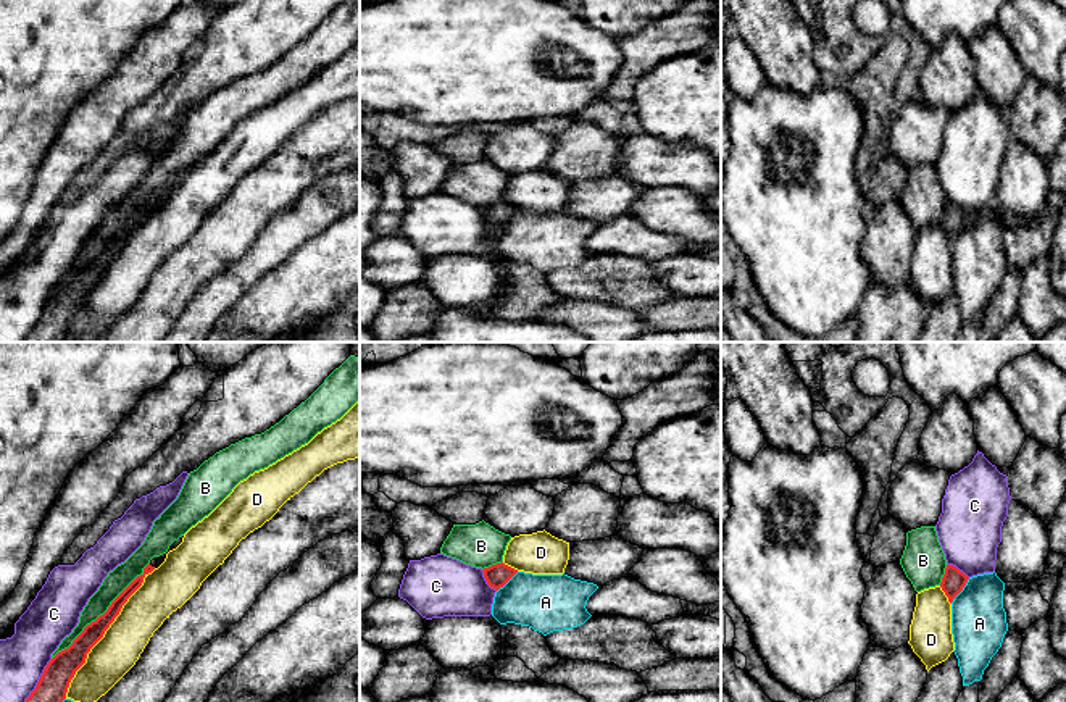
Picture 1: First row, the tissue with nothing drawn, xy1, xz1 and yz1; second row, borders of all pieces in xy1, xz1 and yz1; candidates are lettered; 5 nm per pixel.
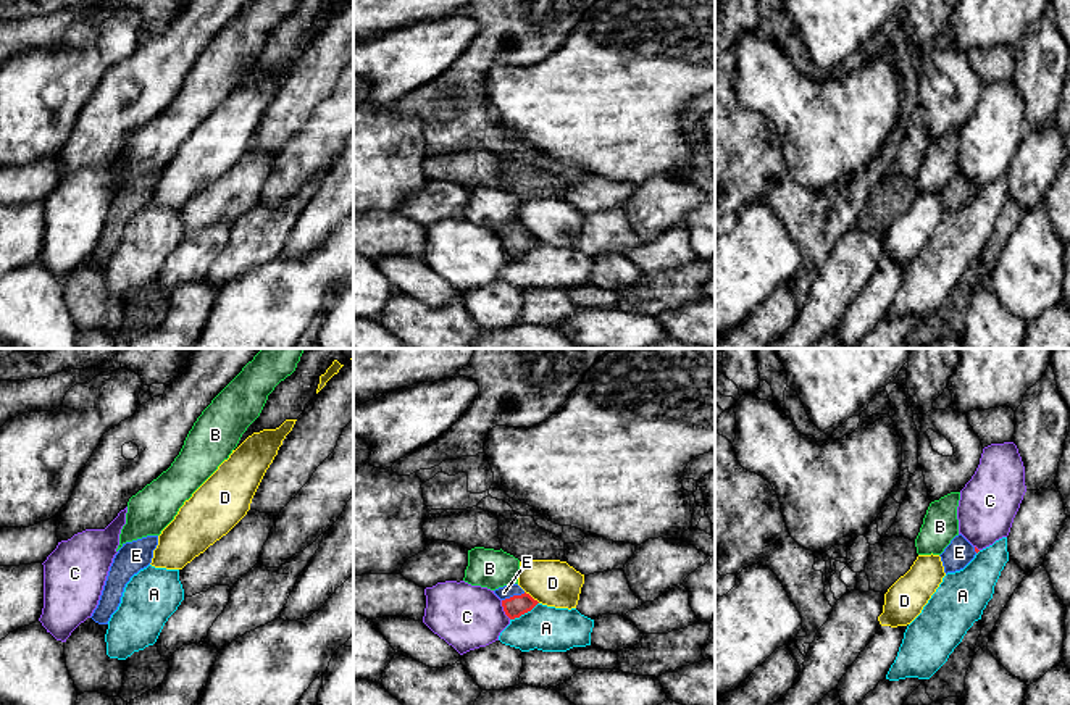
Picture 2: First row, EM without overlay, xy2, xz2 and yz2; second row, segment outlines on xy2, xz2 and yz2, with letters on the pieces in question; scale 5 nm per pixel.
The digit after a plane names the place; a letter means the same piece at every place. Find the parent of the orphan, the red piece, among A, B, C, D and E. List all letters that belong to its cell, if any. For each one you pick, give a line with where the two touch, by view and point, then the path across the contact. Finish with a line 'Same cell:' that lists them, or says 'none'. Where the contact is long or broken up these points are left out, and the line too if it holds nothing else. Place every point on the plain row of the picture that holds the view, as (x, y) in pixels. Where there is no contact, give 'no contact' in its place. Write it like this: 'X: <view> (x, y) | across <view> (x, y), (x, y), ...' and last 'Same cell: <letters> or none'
E: xz2 (514, 234) | across xz2 (517, 244), (514, 234), (504, 231)
Same cell: E

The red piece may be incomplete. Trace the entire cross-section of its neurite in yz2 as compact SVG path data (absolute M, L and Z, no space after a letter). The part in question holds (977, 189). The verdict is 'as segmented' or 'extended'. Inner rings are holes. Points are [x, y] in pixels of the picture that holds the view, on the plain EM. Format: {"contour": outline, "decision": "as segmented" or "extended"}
{"contour": "M962 173L955 174L951 182L939 194L944 211L955 211L963 208L980 189L973 186Z", "decision": "extended"}

